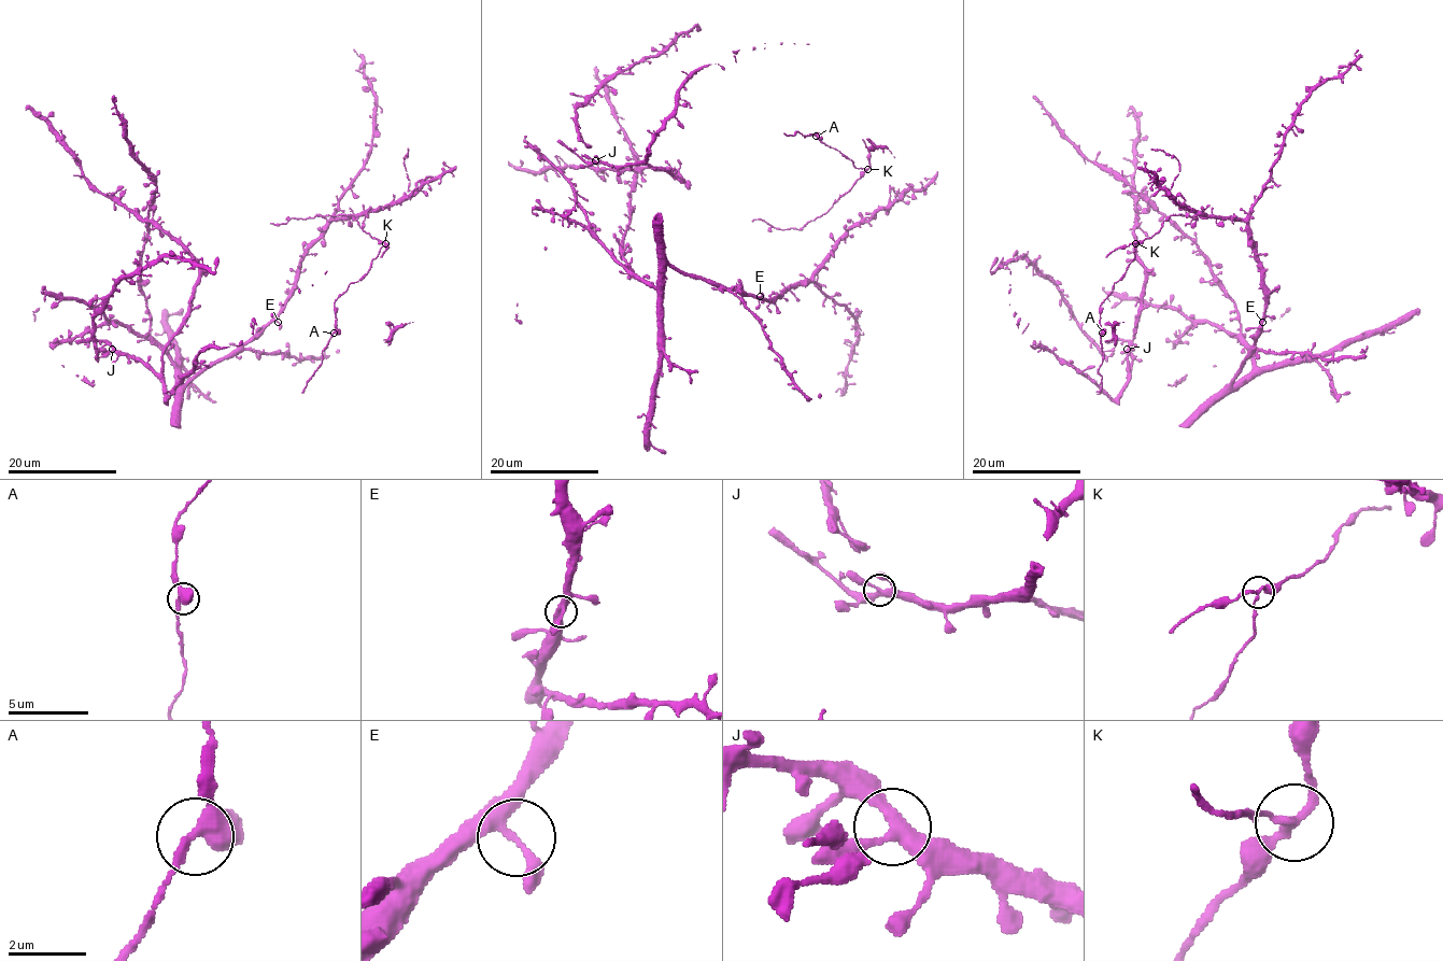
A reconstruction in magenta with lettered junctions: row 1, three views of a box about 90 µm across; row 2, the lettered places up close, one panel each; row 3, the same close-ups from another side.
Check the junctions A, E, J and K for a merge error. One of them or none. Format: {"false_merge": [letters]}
{"false_merge": ["K"]}

